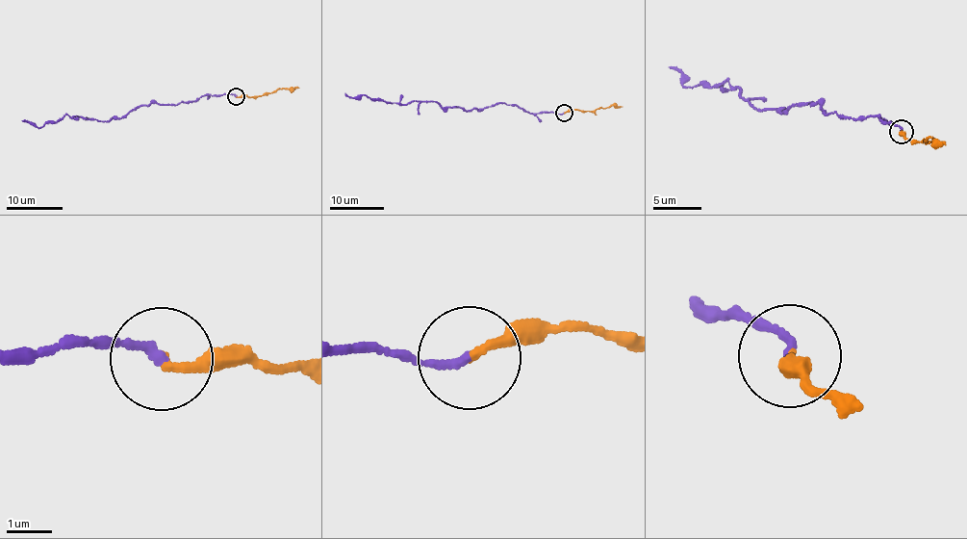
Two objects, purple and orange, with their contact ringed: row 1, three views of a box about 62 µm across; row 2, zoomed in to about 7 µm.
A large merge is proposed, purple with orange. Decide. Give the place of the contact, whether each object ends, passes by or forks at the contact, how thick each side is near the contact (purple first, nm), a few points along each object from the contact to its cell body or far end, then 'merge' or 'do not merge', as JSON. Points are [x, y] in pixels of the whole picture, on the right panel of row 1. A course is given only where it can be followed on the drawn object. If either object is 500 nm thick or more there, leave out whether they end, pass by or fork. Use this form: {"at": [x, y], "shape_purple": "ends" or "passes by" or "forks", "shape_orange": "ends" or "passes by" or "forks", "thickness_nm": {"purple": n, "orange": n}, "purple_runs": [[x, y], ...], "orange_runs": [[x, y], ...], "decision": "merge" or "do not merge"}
{"at": [901, 131], "shape_purple": "ends", "shape_orange": "ends", "thickness_nm": {"purple": 190, "orange": 200}, "purple_runs": [[900, 131], [873, 115], [822, 113], [818, 102], [756, 110], [725, 80], [685, 87], [668, 67]], "orange_runs": [[900, 131], [907, 138], [924, 142], [929, 137], [945, 145]], "decision": "merge"}

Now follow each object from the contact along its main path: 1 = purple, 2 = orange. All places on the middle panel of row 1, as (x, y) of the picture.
1: (563, 113), (530, 114), (504, 103), (463, 110), (443, 108), (434, 101), (406, 105), (345, 92)
2: (563, 113), (623, 106)

